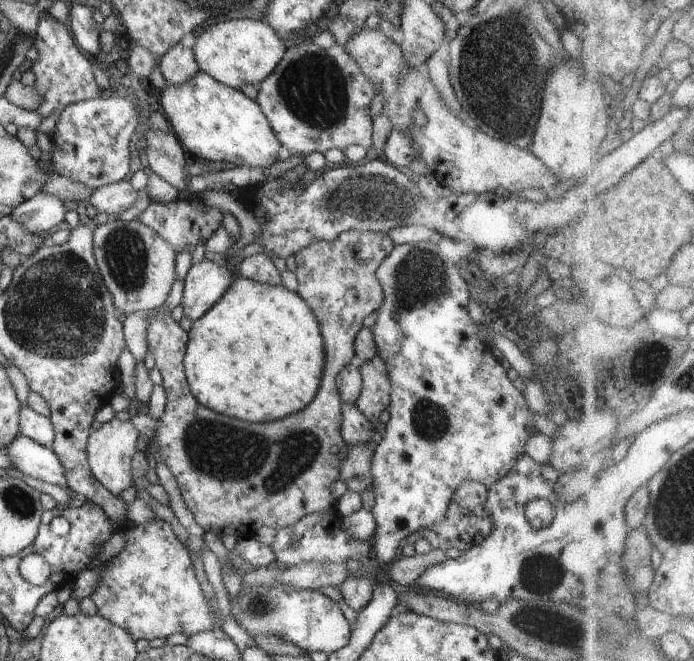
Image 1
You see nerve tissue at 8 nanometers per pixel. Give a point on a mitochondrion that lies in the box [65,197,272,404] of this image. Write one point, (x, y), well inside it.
(124, 250)

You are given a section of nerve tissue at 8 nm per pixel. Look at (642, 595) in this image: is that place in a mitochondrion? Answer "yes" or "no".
no

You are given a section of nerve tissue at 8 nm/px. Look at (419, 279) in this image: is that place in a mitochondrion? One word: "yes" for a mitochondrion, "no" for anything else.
yes

